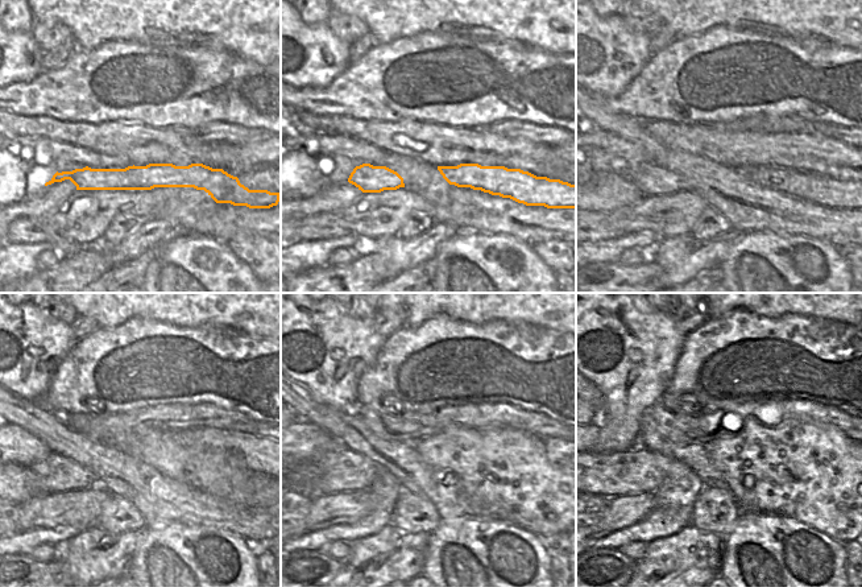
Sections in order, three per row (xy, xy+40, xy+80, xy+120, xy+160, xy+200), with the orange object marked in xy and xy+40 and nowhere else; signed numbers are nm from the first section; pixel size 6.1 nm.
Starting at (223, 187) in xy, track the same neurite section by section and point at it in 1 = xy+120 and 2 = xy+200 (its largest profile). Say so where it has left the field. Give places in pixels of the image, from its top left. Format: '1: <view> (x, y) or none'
1: xy+120 (57, 472)
2: xy+200 (635, 470)

